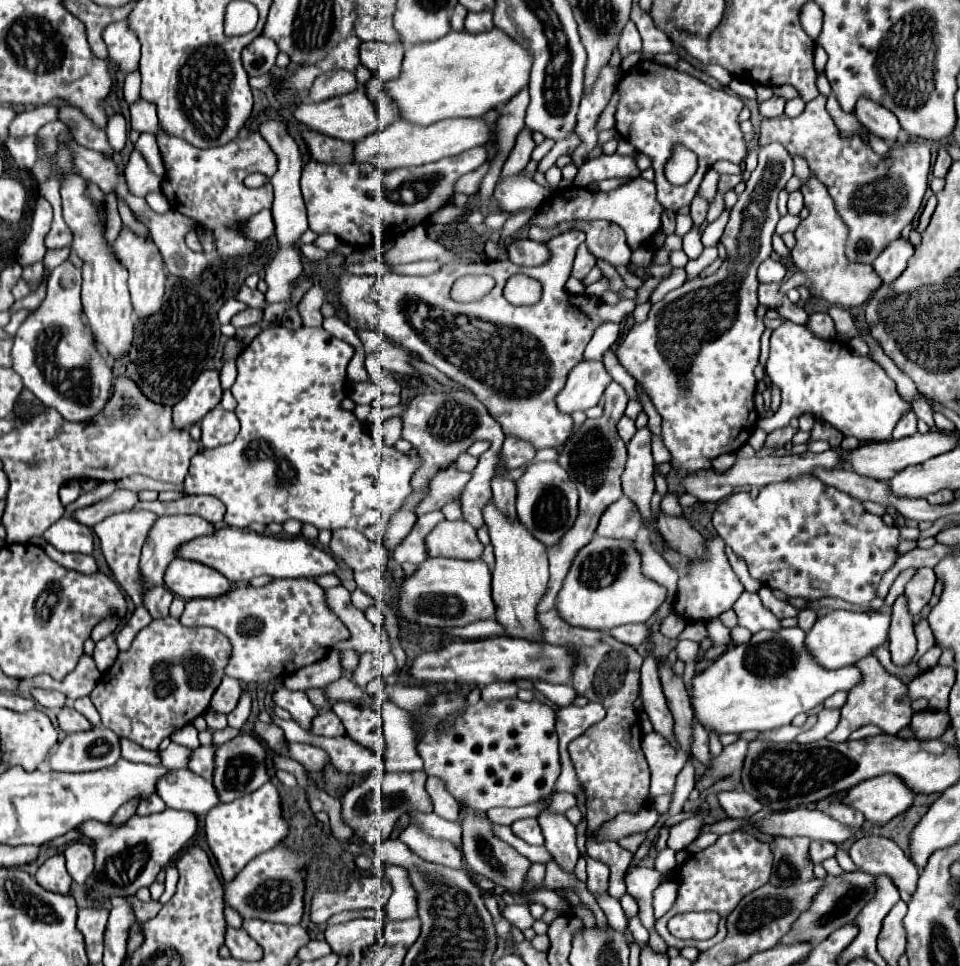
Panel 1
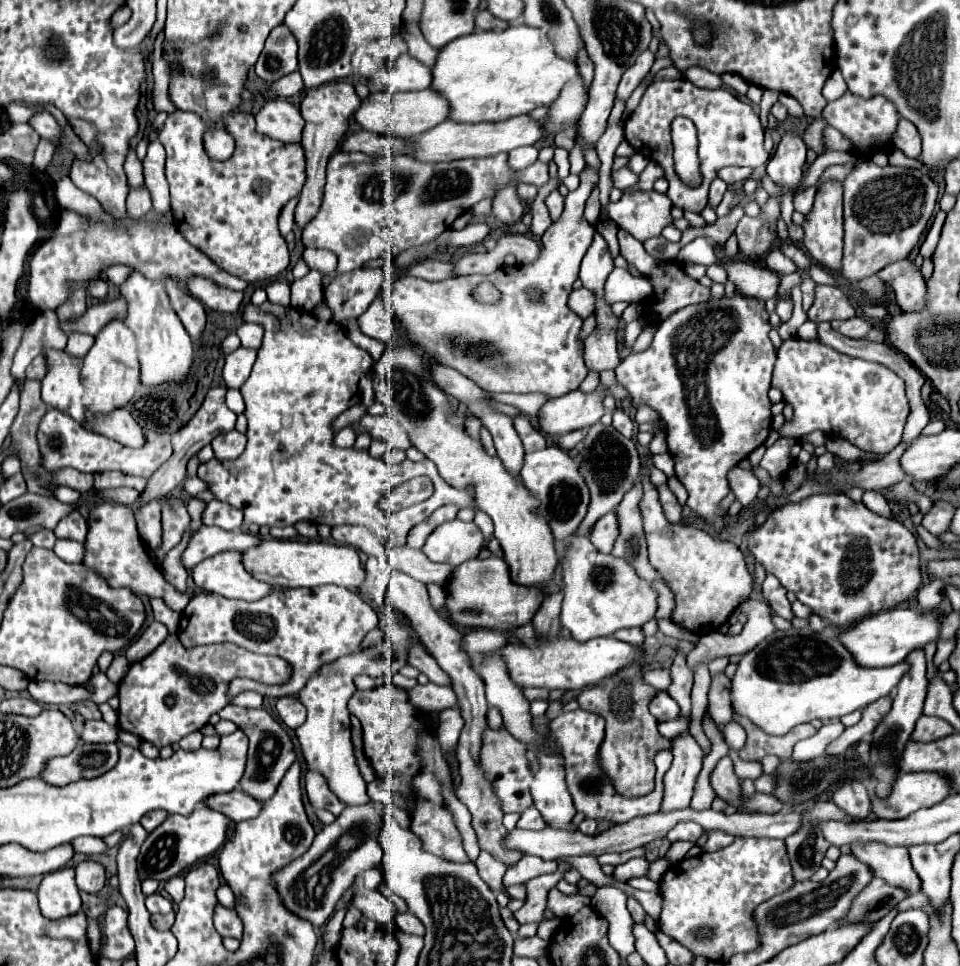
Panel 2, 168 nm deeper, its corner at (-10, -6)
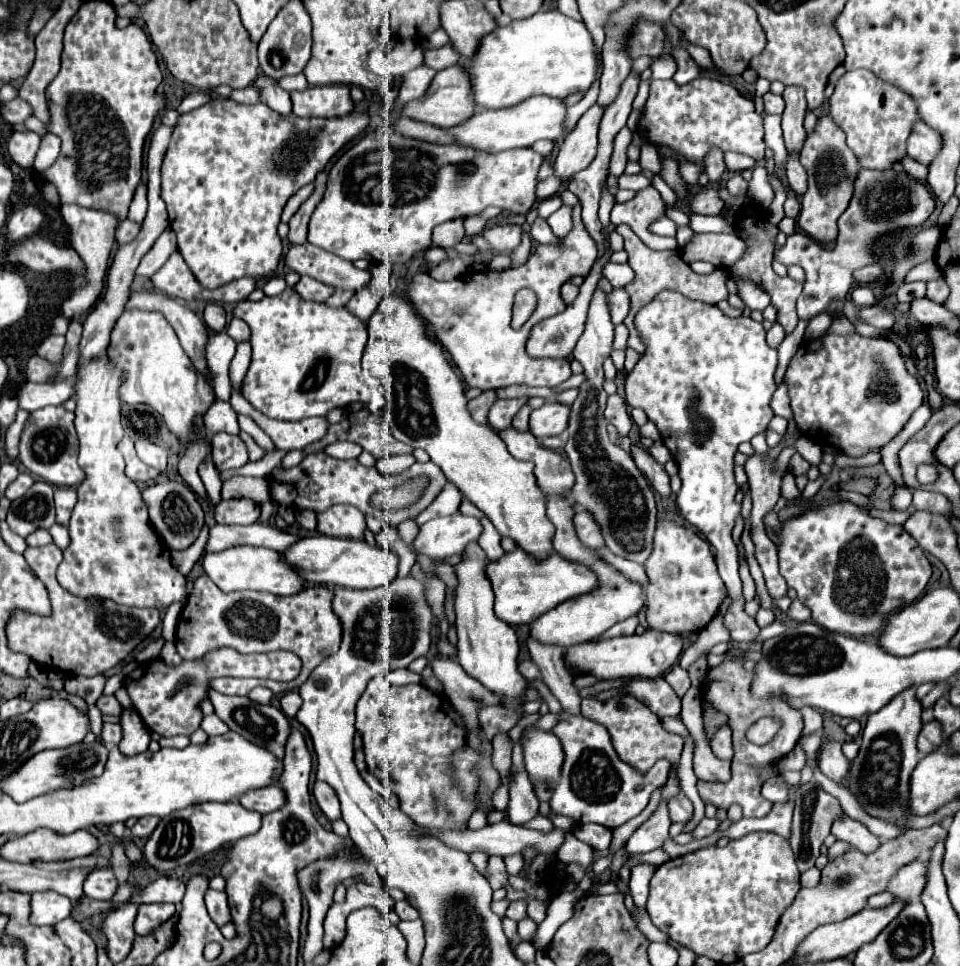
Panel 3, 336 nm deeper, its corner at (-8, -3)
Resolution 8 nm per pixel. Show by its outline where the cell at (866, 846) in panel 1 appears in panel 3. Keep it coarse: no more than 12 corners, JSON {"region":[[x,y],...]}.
{"region":[[846,813],[832,823],[832,835],[862,853],[880,847],[864,823]]}

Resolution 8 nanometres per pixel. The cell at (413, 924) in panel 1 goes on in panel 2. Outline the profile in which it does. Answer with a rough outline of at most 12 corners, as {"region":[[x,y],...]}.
{"region":[[410,912],[396,914],[396,926],[424,936],[424,924]]}

